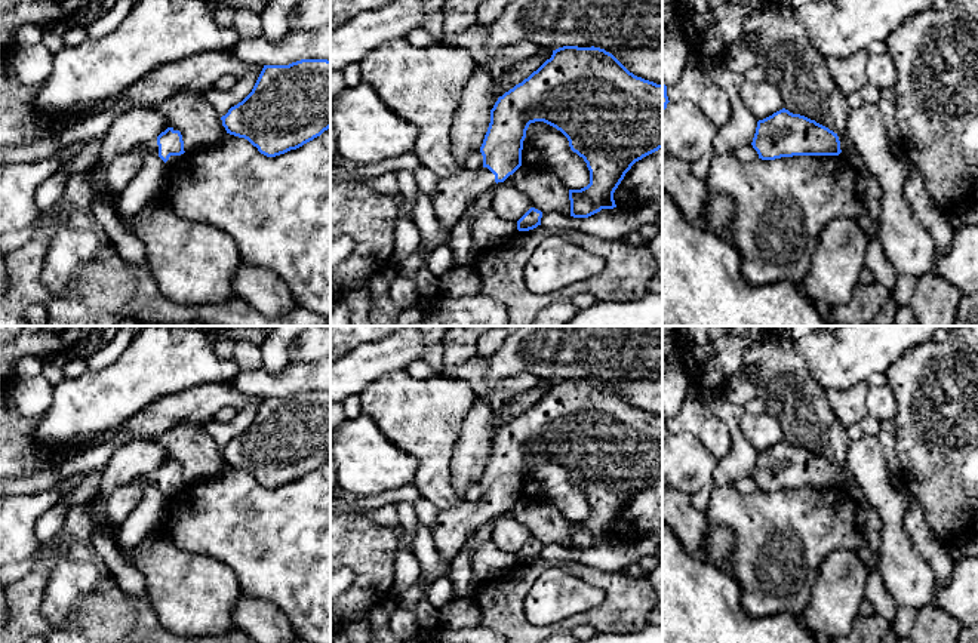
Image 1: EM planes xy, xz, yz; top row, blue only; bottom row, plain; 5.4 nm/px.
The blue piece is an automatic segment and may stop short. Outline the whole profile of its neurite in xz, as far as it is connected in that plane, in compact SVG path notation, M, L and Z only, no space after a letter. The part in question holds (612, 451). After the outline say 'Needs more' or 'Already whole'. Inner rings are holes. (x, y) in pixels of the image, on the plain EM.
M563 378L553 382L536 403L498 430L480 484L483 499L464 502L439 513L431 530L437 553L446 562L459 553L467 536L489 519L513 511L522 498L522 482L530 455L544 453L560 462L573 484L584 490L590 516L569 522L570 548L588 550L616 539L613 524L631 498L662 480L662 416L630 404L612 385L600 379Z. Needs more

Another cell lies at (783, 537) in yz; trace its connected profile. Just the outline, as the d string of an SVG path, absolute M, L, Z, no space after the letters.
M734 484L713 487L707 519L710 524L731 527L735 532L735 550L729 562L729 570L741 590L742 609L754 618L788 613L797 619L812 597L812 588L818 579L818 570L830 553L849 550L859 556L861 562L874 569L870 545L856 523L856 502L846 487L793 487L775 492L741 493Z

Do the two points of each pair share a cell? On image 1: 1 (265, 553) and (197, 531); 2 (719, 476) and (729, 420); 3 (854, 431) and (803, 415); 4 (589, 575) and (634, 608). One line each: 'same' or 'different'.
1: same
2: same
3: different
4: same

